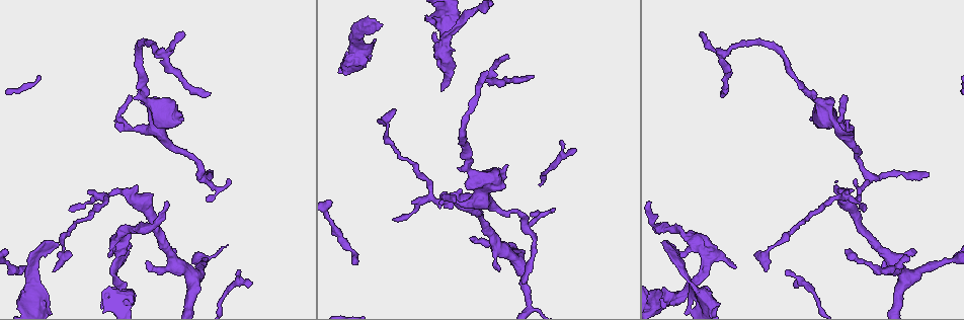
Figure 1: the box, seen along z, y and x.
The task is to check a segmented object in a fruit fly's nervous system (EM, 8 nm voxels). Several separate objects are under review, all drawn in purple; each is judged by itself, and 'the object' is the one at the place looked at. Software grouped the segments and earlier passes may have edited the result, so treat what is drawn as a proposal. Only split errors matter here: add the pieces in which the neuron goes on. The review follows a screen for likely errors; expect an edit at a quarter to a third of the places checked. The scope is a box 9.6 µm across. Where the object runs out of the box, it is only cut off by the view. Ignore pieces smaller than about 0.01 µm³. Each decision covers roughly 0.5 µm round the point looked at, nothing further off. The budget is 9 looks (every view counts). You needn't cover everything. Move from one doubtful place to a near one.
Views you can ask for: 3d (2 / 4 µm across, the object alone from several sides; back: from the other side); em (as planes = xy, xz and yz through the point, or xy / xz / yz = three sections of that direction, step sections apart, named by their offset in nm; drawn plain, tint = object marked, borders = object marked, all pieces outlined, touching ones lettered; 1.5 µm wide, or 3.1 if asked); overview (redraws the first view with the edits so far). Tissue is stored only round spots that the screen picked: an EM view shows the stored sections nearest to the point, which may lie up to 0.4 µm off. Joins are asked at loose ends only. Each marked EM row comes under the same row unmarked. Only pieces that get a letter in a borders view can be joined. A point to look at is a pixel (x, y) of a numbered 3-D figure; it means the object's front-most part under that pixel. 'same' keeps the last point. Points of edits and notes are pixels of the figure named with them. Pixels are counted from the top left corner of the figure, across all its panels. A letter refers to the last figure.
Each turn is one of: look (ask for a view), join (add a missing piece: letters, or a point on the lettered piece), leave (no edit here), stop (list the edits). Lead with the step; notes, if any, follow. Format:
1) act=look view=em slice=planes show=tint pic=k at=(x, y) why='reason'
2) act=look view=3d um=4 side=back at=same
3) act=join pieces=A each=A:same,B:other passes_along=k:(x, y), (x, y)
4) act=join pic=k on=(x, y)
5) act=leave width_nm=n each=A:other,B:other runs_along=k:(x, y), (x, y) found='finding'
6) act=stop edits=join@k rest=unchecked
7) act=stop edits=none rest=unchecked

act=look view=3d um=4 pic=1 at=(442, 88) why='an open end'

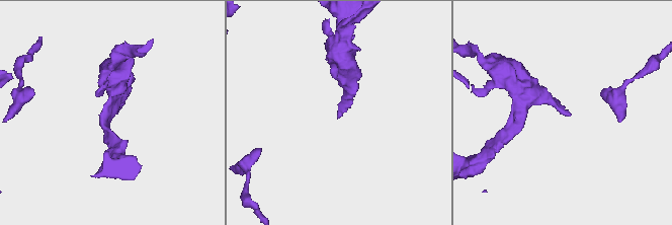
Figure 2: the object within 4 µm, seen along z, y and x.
act=look view=em slice=planes show=borders pic=2 at=(339, 116)

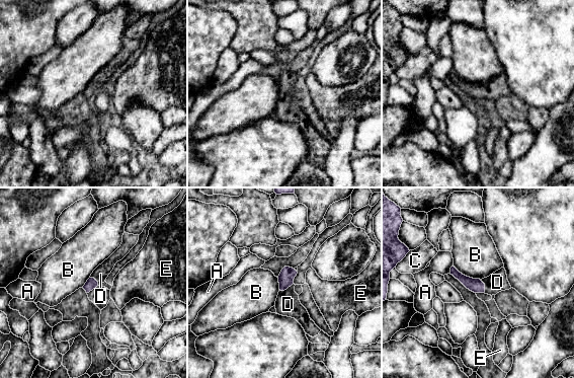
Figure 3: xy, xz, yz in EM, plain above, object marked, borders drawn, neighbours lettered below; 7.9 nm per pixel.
act=join pieces=D each=A:other,B:other,C:other,D:same,E:other found='the neuron continues'

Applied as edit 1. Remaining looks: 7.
act=look view=overview why='see it whole again'

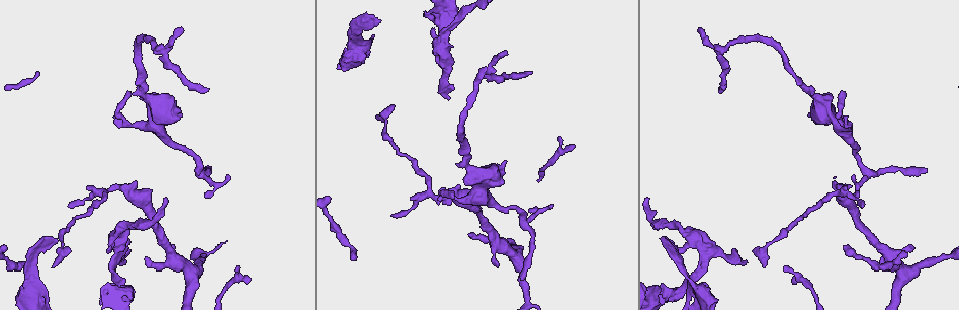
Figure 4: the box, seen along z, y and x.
act=look view=em slice=planes show=borders pic=4 at=(661, 239) why='free end'

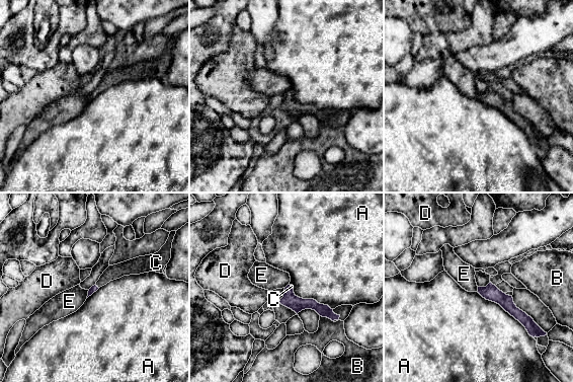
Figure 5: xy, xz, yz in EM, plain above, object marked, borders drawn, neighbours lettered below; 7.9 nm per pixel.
act=join pieces=C each=A:other,B:other,C:same,D:other,E:other passes_along=5:(94, 288), (96, 286), (114, 272) found='the neuron continues'

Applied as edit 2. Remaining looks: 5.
act=look view=overview

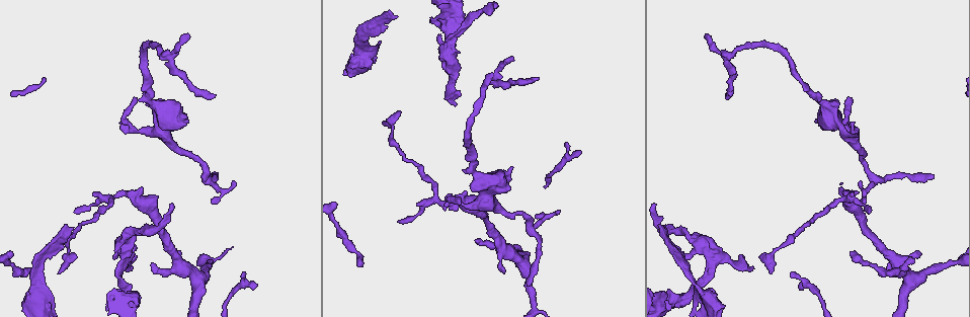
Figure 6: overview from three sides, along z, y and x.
act=look view=em slice=yz step=4 show=tint pic=6 at=(871, 212) why='thin end'

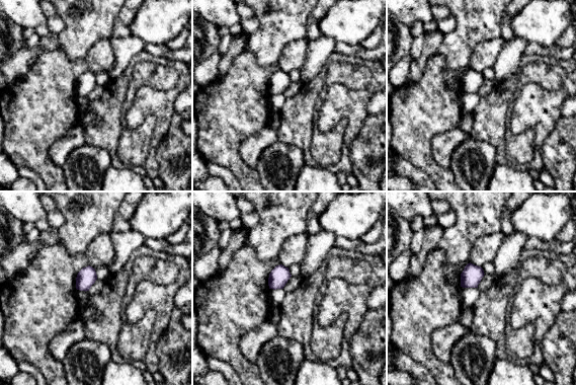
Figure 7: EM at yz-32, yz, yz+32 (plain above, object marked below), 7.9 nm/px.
act=look view=em slice=planes show=borders at=same why='another direction'

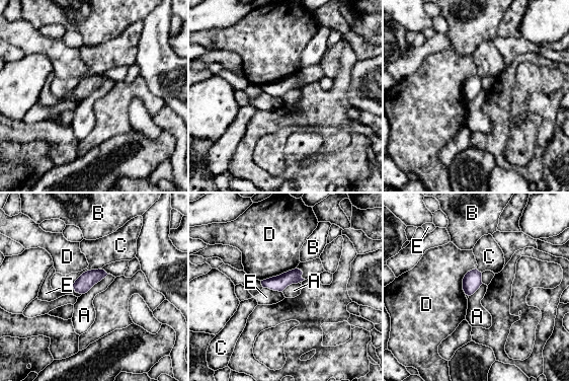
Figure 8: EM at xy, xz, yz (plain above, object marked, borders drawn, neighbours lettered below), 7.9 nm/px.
act=leave each=A:other,B:other,C:other,D:other,E:other border=8:(263, 287), (281, 292) found='no lettered piece goes on from it'

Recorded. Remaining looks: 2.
act=look view=em slice=planes show=borders pic=6 at=(858, 182) why='branch stops here'

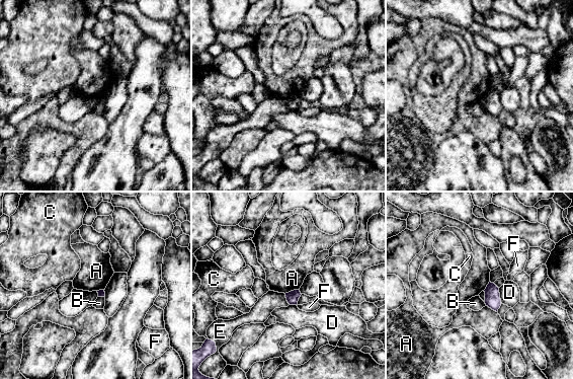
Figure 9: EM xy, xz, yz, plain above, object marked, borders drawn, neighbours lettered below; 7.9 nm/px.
act=leave each=A:other,B:other,C:other,D:other,E:other,F:other border=9:(299, 289), (284, 293) found='no lettered piece goes on from it'

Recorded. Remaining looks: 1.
act=stop edits=join@3,join@5 rest=unchecked

